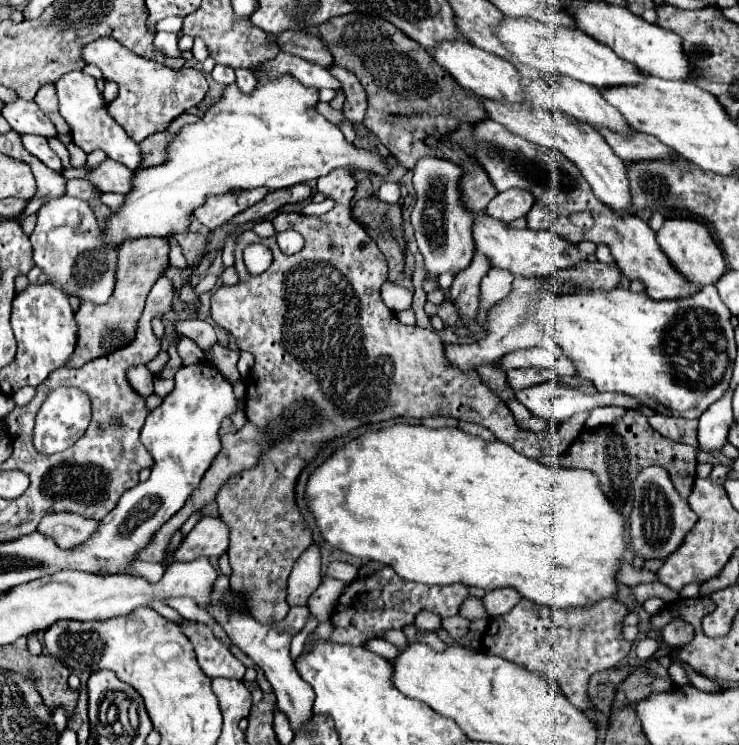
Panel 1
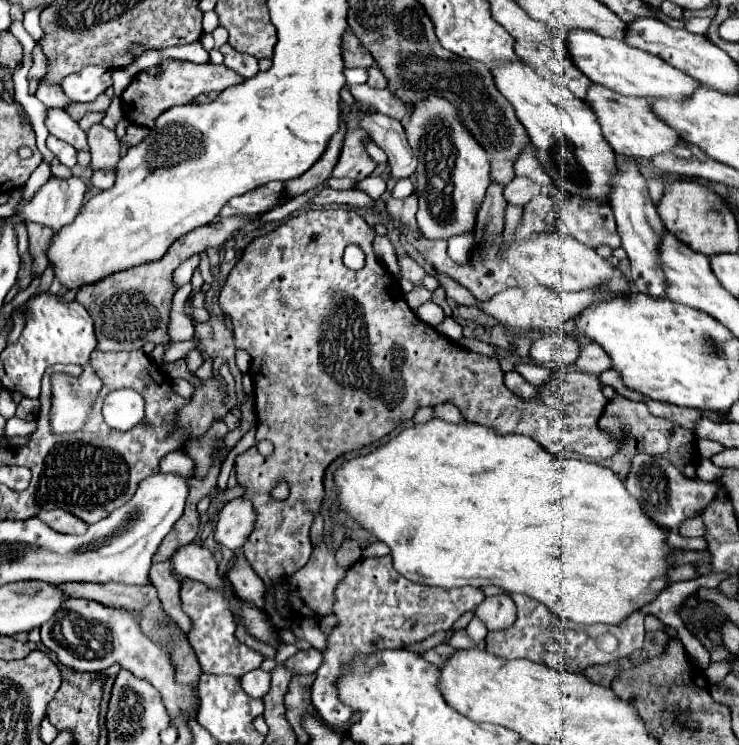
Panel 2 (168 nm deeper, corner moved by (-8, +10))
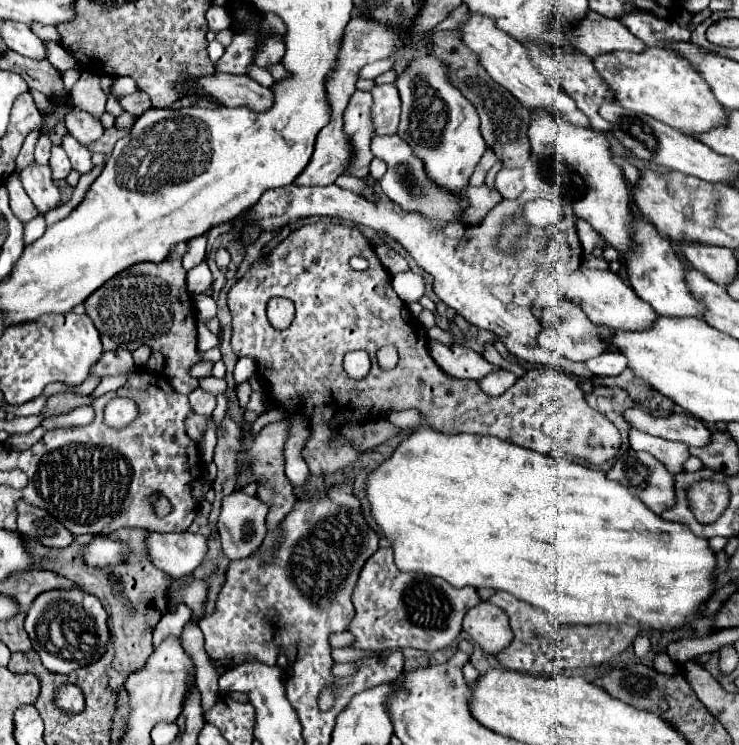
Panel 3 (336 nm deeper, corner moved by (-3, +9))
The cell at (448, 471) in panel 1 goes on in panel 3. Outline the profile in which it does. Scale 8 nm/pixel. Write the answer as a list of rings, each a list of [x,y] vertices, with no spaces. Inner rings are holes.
[[[419,427],[409,439],[405,439],[395,453],[377,467],[367,479],[367,497],[371,503],[373,517],[377,525],[385,531],[385,537],[391,541],[395,551],[395,563],[401,571],[419,571],[425,575],[443,577],[453,587],[471,585],[503,589],[515,595],[521,601],[527,601],[539,609],[545,609],[547,617],[555,623],[609,623],[609,625],[635,625],[641,629],[657,629],[657,631],[673,631],[683,625],[689,625],[697,615],[703,613],[703,603],[715,591],[715,577],[713,571],[717,567],[715,551],[709,547],[709,541],[697,537],[687,529],[687,525],[671,523],[661,519],[659,515],[651,513],[639,497],[631,495],[627,487],[619,485],[605,477],[603,471],[589,469],[579,463],[571,463],[567,459],[557,459],[549,455],[535,453],[531,449],[513,445],[509,441],[501,441],[497,437],[477,437],[477,435],[447,435],[435,429]]]

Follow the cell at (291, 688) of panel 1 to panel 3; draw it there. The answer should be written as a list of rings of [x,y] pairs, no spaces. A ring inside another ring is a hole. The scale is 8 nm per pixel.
[[[149,533],[147,557],[173,579],[193,573],[207,555],[205,537],[199,533]]]

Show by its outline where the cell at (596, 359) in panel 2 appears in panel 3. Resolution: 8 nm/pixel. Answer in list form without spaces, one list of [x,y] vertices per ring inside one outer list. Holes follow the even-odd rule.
[[[605,351],[599,357],[589,359],[585,365],[589,367],[591,373],[607,377],[607,375],[619,375],[627,367],[627,359],[619,351]]]

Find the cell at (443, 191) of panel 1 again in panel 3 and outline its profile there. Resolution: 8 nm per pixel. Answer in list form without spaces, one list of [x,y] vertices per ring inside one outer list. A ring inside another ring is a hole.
[[[419,55],[411,59],[411,65],[397,77],[395,85],[403,103],[399,137],[413,147],[419,159],[423,159],[429,177],[437,185],[453,193],[465,191],[473,169],[487,147],[479,131],[477,109],[459,93],[459,89],[455,89],[455,85],[451,85],[447,69],[443,69],[443,63],[437,57]]]

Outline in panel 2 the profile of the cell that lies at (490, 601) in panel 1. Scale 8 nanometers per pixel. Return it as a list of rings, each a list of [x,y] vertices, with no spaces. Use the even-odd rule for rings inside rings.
[[[498,594],[486,598],[474,610],[474,614],[486,624],[488,630],[504,630],[516,620],[516,604],[510,600],[508,594]]]

